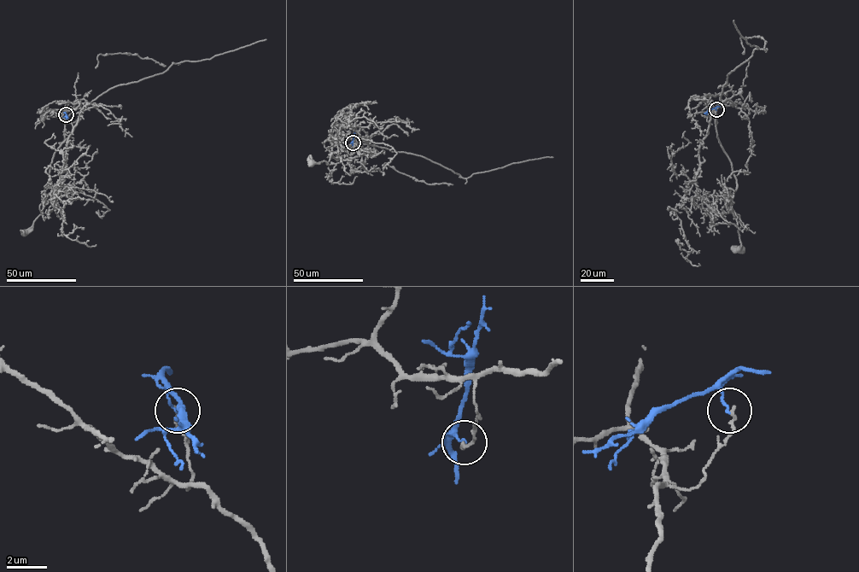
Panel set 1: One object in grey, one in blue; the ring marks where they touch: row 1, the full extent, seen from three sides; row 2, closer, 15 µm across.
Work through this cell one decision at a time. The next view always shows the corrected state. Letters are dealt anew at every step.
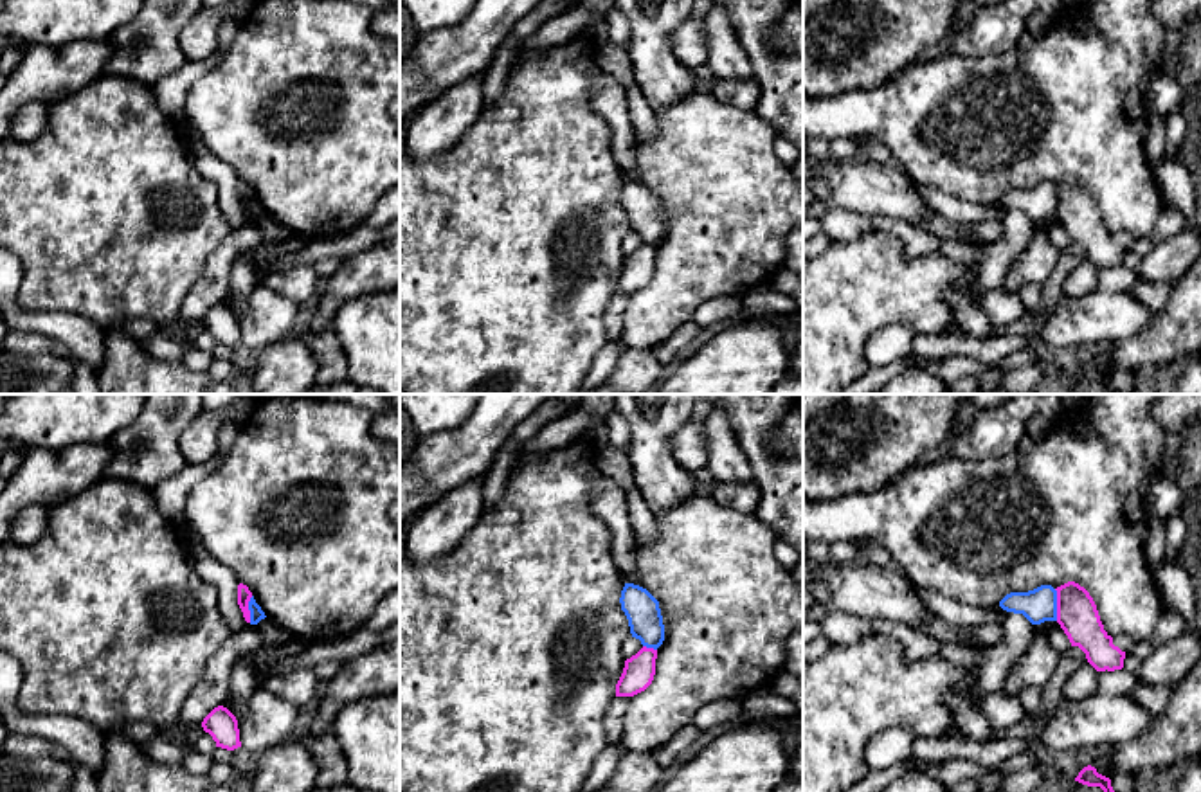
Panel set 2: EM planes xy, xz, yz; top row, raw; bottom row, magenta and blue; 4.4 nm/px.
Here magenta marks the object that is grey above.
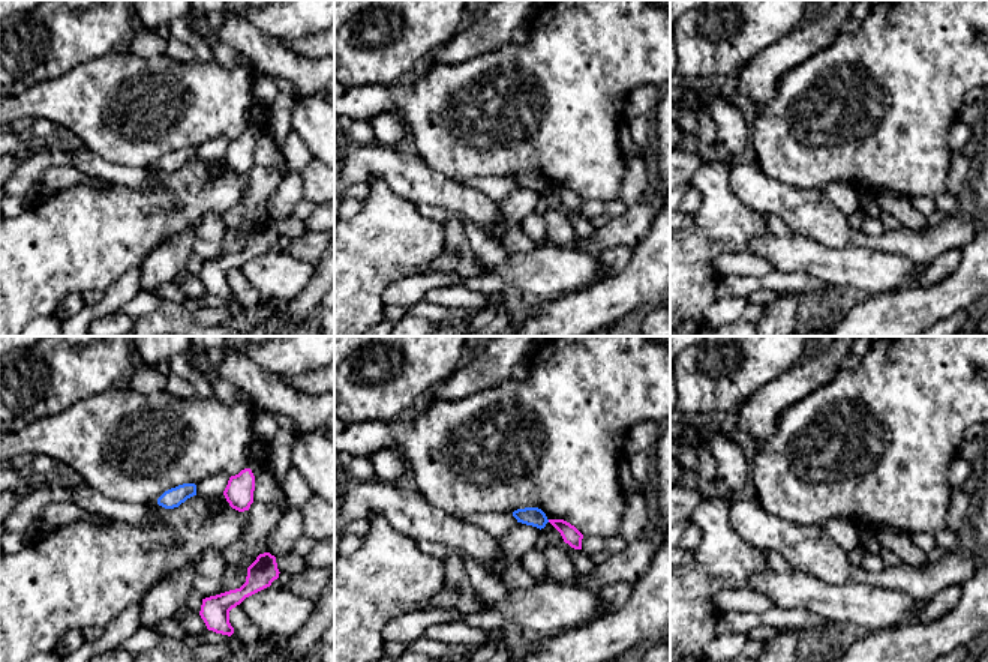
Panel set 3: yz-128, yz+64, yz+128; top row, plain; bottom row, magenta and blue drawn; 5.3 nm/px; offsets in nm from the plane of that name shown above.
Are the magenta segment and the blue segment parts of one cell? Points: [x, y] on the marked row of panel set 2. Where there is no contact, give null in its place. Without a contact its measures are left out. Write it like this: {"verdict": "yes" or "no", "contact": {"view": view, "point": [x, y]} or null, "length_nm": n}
{"verdict": "no", "contact": {"view": "yz", "point": [1057, 605]}, "length_nm": 140}

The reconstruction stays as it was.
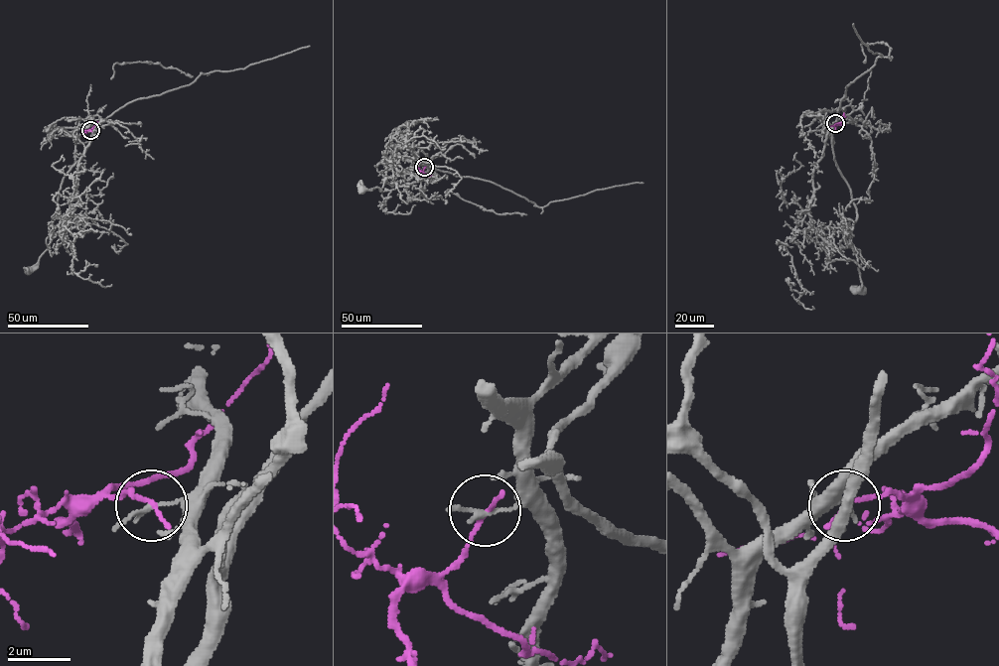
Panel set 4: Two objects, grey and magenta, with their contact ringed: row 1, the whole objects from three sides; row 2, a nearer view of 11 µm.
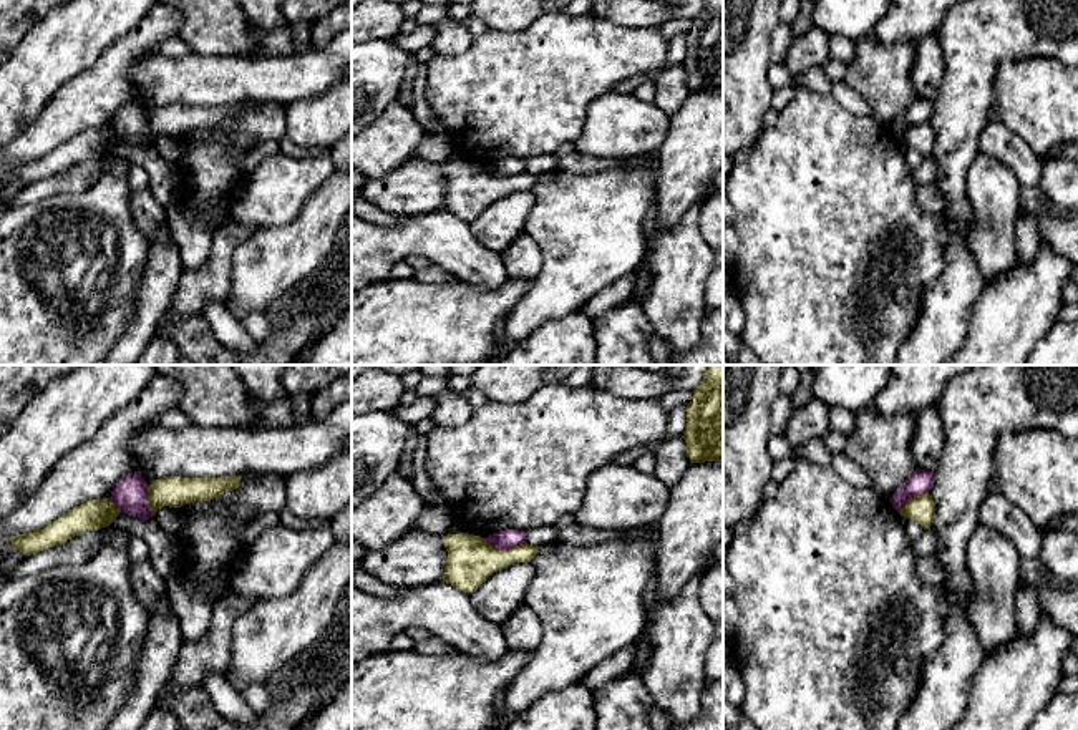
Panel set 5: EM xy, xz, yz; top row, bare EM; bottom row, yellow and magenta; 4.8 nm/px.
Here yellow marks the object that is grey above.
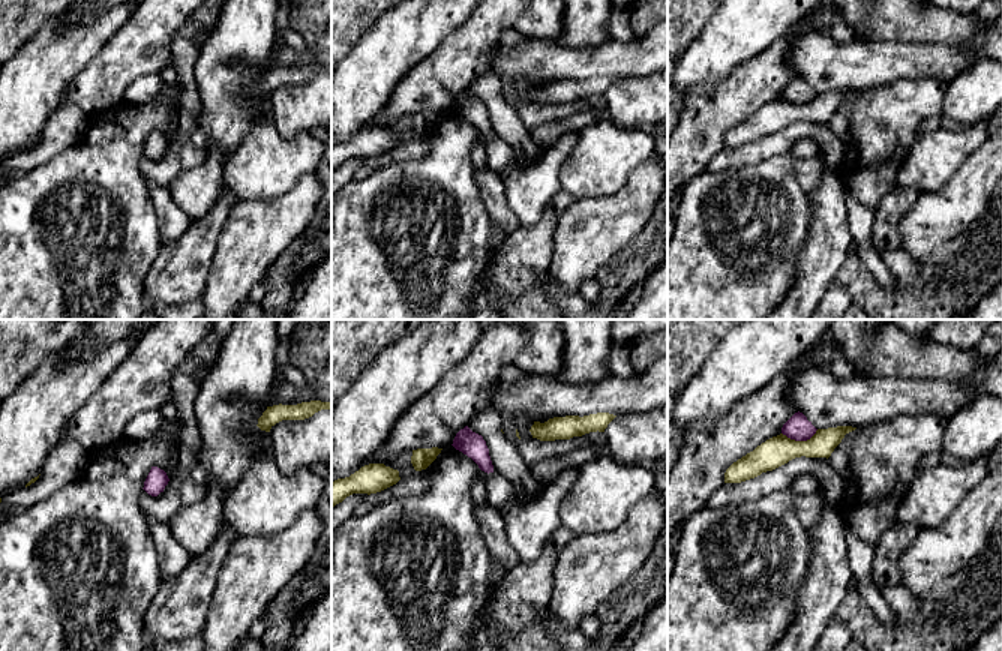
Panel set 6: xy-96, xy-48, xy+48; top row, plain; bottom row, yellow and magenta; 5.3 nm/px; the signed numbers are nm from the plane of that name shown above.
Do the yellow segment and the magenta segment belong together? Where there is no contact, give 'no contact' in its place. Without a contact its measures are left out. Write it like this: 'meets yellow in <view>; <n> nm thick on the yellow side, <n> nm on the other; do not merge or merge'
meets yellow in xz; 220 nm thick on the yellow side, 90 nm on the other; do not merge

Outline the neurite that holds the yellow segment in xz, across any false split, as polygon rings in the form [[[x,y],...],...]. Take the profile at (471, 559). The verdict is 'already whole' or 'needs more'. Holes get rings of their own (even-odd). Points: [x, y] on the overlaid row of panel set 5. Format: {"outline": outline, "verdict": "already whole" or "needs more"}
{"outline": [[[469,533],[446,534],[443,543],[448,551],[443,582],[468,594],[494,572],[516,562],[531,562],[541,549],[527,543],[496,549],[484,538]]], "verdict": "already whole"}

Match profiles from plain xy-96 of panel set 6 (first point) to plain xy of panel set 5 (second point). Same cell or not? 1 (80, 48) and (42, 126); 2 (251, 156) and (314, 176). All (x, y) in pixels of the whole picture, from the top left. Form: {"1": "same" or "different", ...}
{"1": "different", "2": "same"}

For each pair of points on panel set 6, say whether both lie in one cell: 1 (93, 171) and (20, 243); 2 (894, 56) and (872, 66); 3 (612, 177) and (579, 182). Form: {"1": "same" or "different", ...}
{"1": "same", "2": "same", "3": "same"}

